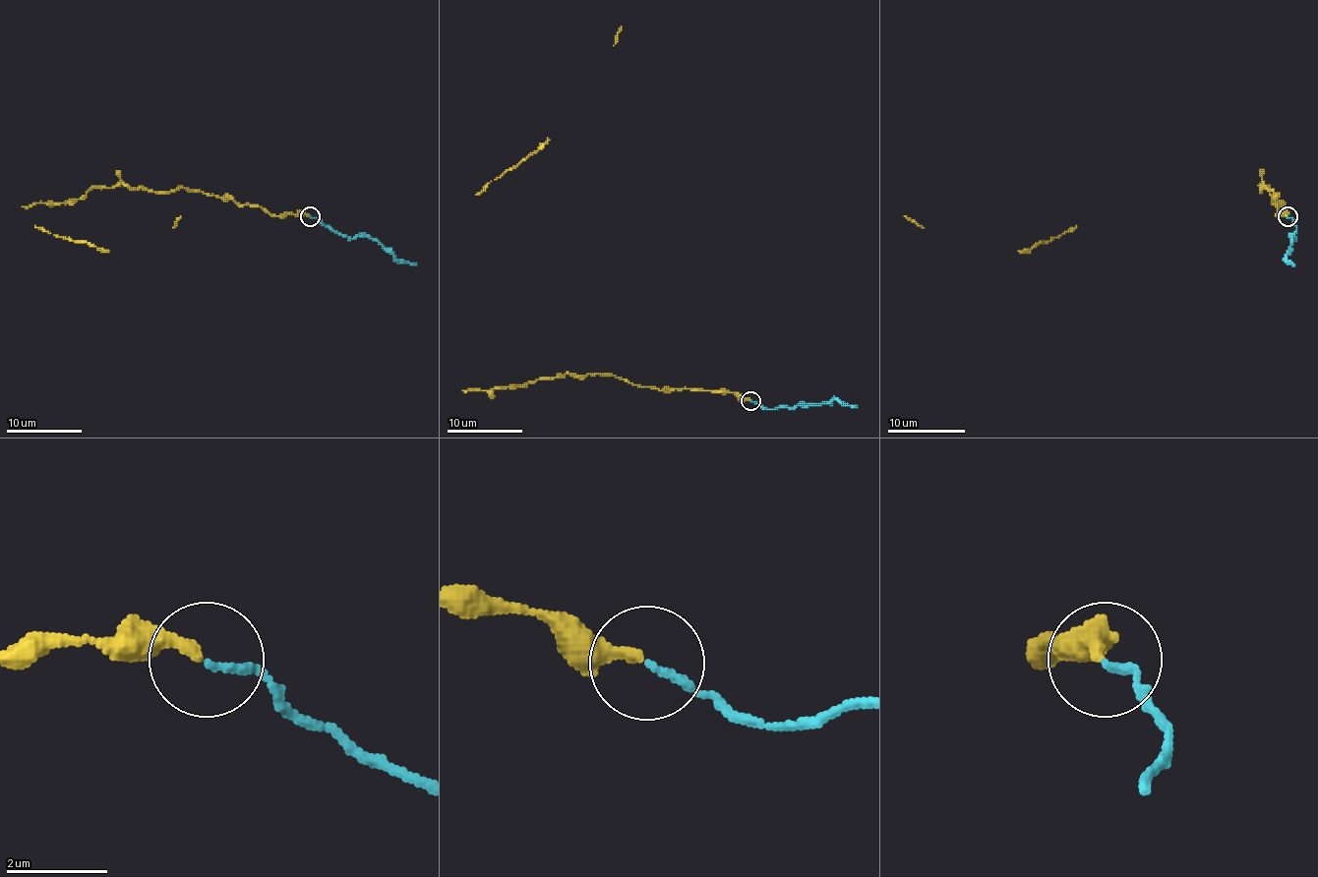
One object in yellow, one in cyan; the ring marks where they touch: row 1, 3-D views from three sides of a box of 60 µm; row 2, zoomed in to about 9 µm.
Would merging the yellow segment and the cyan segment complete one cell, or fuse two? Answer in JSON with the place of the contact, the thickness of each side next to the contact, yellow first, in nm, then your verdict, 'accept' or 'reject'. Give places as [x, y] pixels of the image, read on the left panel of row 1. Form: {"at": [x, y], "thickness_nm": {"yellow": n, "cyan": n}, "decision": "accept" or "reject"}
{"at": [310, 216], "thickness_nm": {"yellow": 260, "cyan": 150}, "decision": "accept"}

